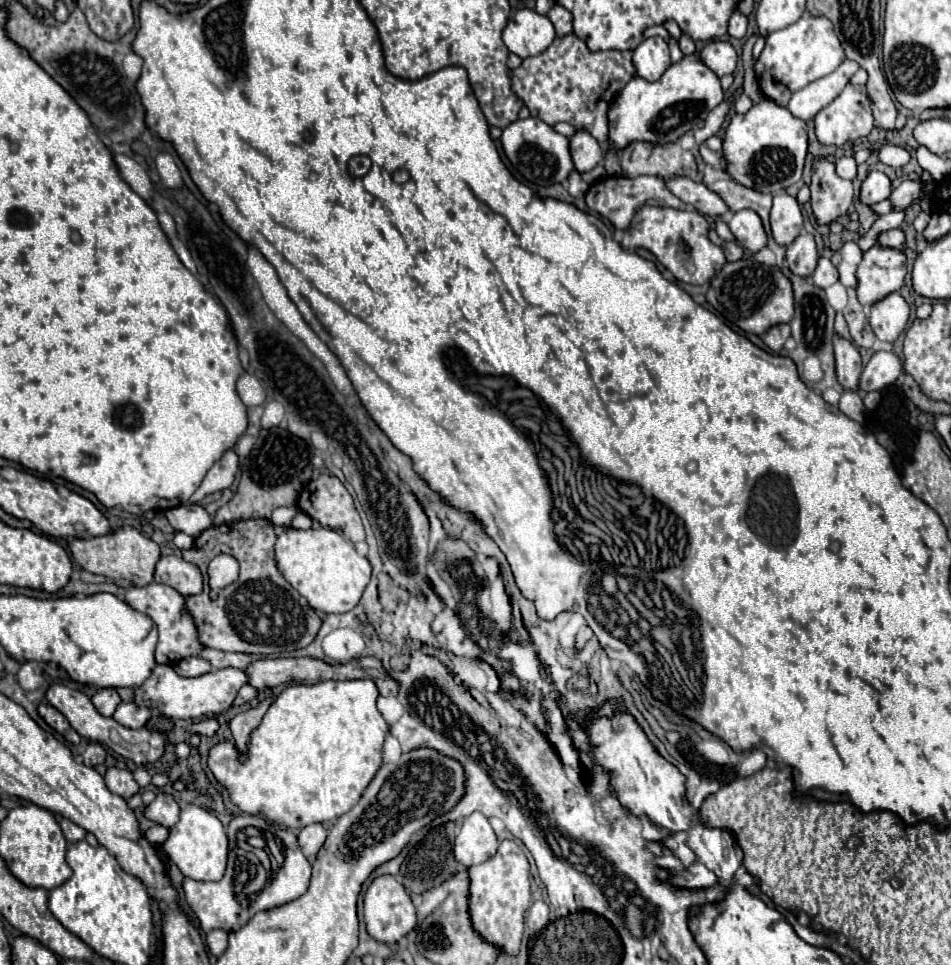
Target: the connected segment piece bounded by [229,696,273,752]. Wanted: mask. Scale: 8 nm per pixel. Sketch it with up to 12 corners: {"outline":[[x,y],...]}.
{"outline":[[267,696],[229,722],[233,740],[241,752],[249,732],[261,724],[273,704]]}

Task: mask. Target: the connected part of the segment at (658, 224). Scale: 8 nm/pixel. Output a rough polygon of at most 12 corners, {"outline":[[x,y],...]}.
{"outline":[[645,206],[625,250],[647,248],[679,282],[725,264],[699,212]]}

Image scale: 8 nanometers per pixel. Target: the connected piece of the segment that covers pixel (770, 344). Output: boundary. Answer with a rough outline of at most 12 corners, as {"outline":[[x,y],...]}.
{"outline":[[787,324],[771,326],[761,340],[779,352],[789,336]]}

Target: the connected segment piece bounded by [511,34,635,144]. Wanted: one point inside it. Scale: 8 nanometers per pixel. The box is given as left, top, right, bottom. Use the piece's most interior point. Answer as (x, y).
(567, 83)

